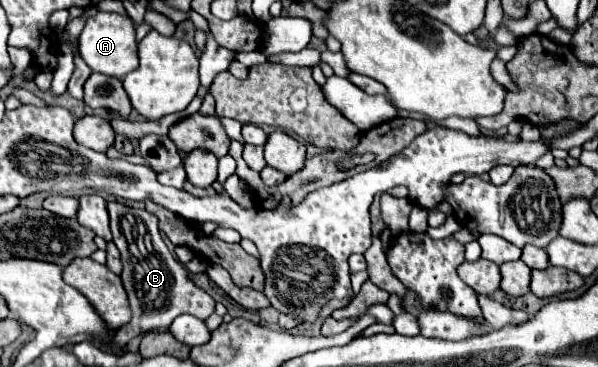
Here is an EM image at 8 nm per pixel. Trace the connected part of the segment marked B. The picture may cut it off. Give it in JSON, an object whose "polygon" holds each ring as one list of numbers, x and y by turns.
{"polygon":[[109,202,107,210,111,216,113,242,121,252,121,280,127,290,133,312,131,322,115,332,115,342,123,346,137,334,145,334,151,330,169,330,171,322,181,314,191,314,199,320,207,320,215,312,215,300,187,278,187,272,203,272,205,262,199,258,193,258,189,264,177,262,161,238,157,226,159,220,145,208,131,208,119,202]]}

